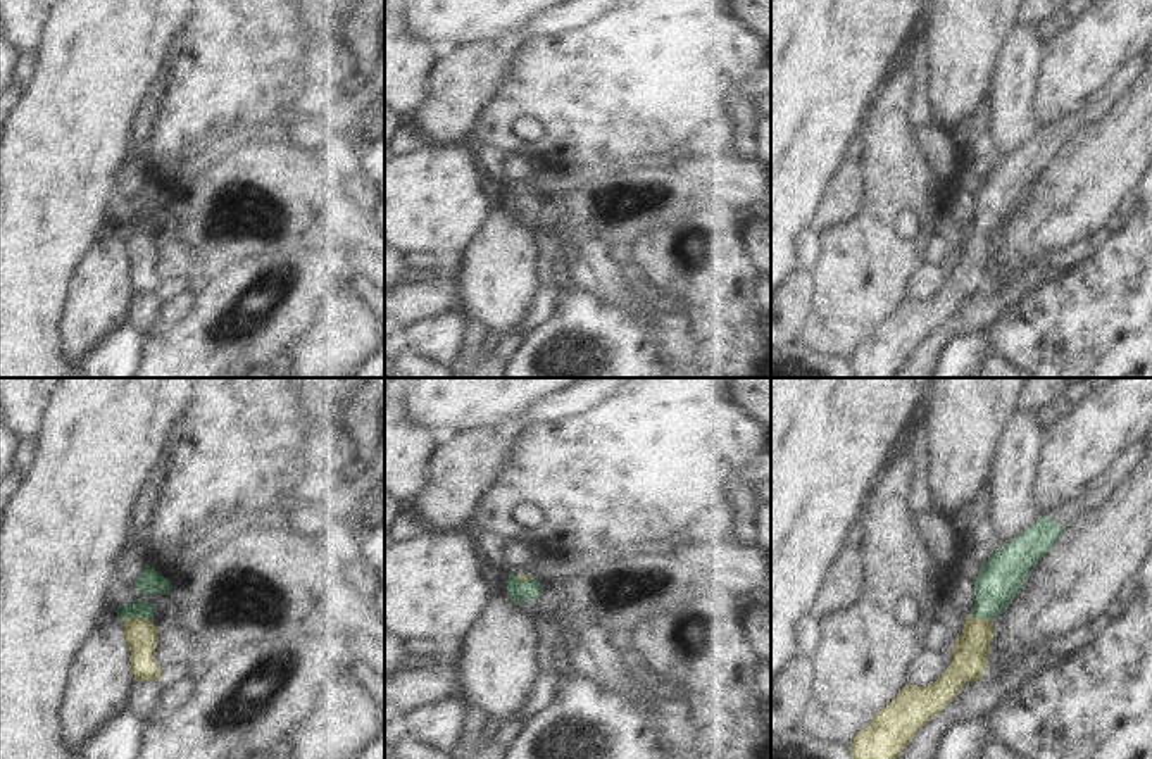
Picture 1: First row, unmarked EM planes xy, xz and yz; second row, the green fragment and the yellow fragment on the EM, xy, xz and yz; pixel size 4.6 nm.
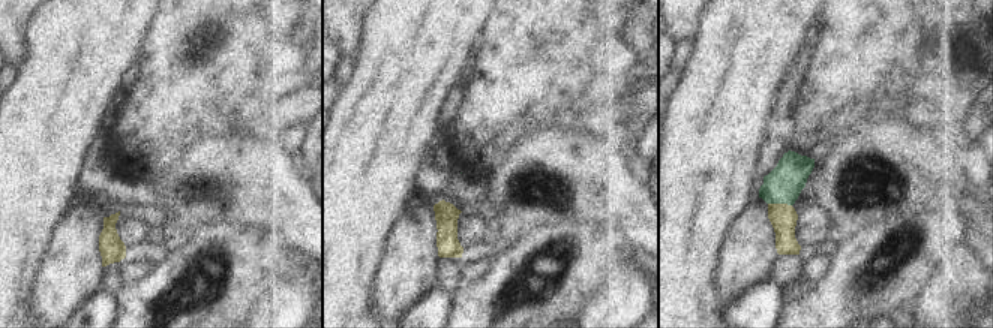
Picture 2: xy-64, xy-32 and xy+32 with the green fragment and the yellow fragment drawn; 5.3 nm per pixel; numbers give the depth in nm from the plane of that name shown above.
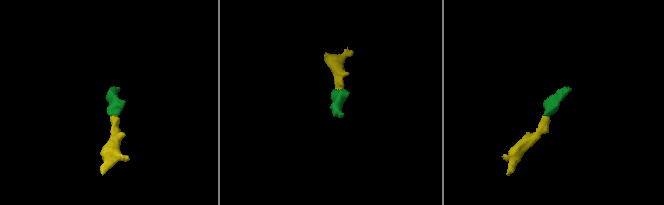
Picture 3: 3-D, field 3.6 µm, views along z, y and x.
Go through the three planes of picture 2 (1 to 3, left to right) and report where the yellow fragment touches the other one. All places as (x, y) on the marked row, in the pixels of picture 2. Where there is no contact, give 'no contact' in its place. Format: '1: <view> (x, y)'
1: no contact
2: no contact
3: xy+32 (780, 202)

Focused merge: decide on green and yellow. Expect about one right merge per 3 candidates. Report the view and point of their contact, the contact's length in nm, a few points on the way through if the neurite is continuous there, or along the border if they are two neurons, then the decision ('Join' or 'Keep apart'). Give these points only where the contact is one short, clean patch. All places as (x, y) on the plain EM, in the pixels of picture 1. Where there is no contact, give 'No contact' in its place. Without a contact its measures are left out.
Touches green at xy (137, 230). Shared border 130 nm. Path across: xy (150, 195), (137, 230), (140, 247). Join

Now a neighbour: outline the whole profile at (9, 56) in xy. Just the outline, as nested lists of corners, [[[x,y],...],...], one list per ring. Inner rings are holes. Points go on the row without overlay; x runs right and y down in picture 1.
[[[0,38],[0,93],[14,85],[14,67],[17,64],[17,50]]]

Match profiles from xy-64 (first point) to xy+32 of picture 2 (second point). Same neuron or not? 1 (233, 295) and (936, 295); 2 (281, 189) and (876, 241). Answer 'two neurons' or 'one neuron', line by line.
1: two neurons
2: two neurons

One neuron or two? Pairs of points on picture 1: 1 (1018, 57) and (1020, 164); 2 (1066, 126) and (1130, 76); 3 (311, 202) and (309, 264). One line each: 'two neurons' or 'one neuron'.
1: two neurons
2: one neuron
3: two neurons

